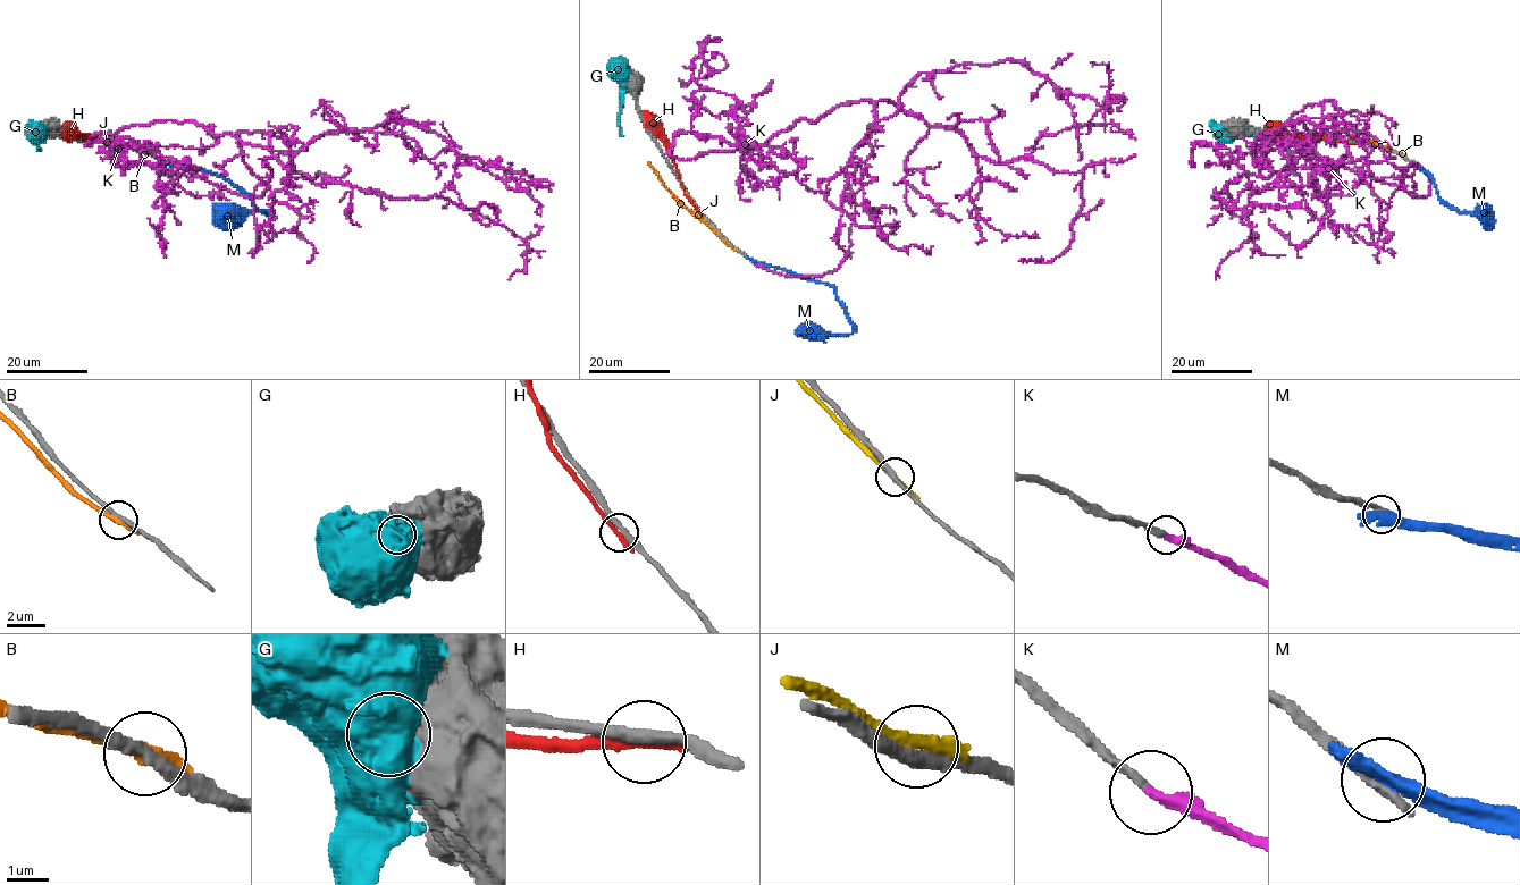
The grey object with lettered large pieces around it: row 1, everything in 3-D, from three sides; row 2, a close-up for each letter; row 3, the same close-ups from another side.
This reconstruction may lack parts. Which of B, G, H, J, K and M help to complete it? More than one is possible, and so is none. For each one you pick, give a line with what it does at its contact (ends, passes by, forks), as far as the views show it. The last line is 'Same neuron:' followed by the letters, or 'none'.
K: it ends
Same neuron: K

